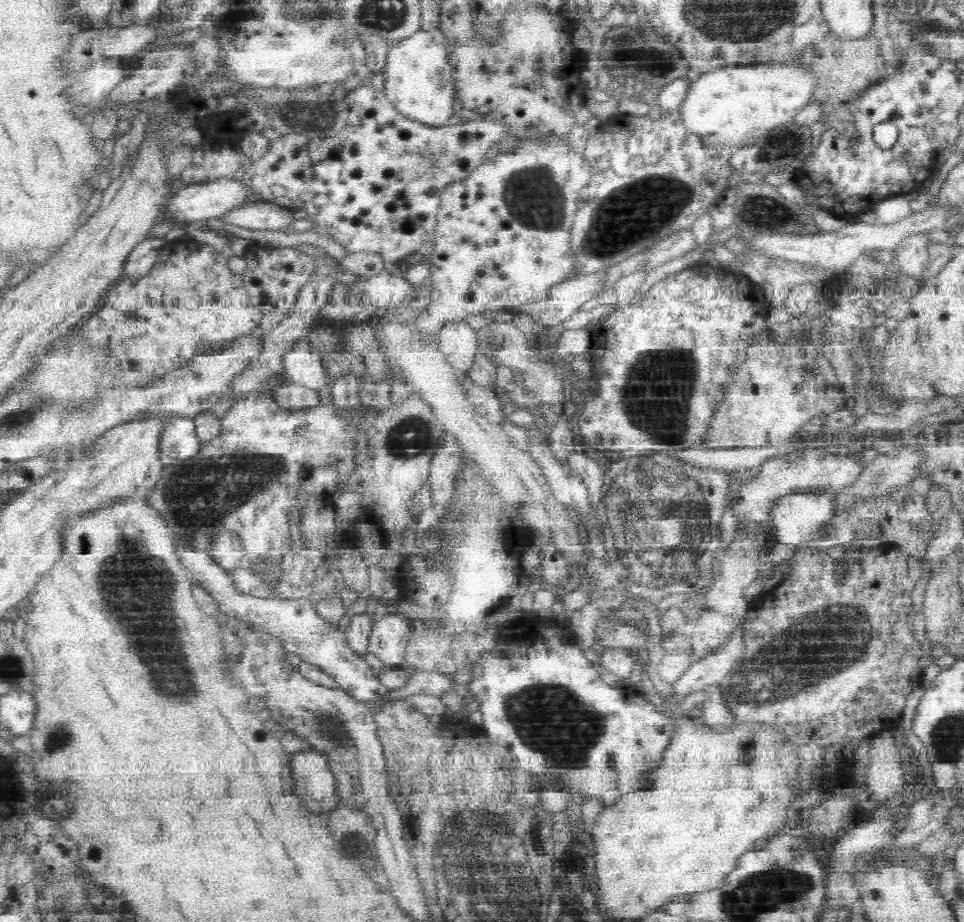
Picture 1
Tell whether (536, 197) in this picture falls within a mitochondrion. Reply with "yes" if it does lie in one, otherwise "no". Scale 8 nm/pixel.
yes

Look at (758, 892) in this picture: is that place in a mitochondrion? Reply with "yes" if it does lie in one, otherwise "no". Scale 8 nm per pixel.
yes

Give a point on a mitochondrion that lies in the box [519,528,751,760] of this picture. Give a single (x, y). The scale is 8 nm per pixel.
(702, 550)

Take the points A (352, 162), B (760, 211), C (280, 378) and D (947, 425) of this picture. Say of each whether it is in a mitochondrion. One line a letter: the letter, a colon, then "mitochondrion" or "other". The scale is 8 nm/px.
A: other
B: mitochondrion
C: other
D: other

